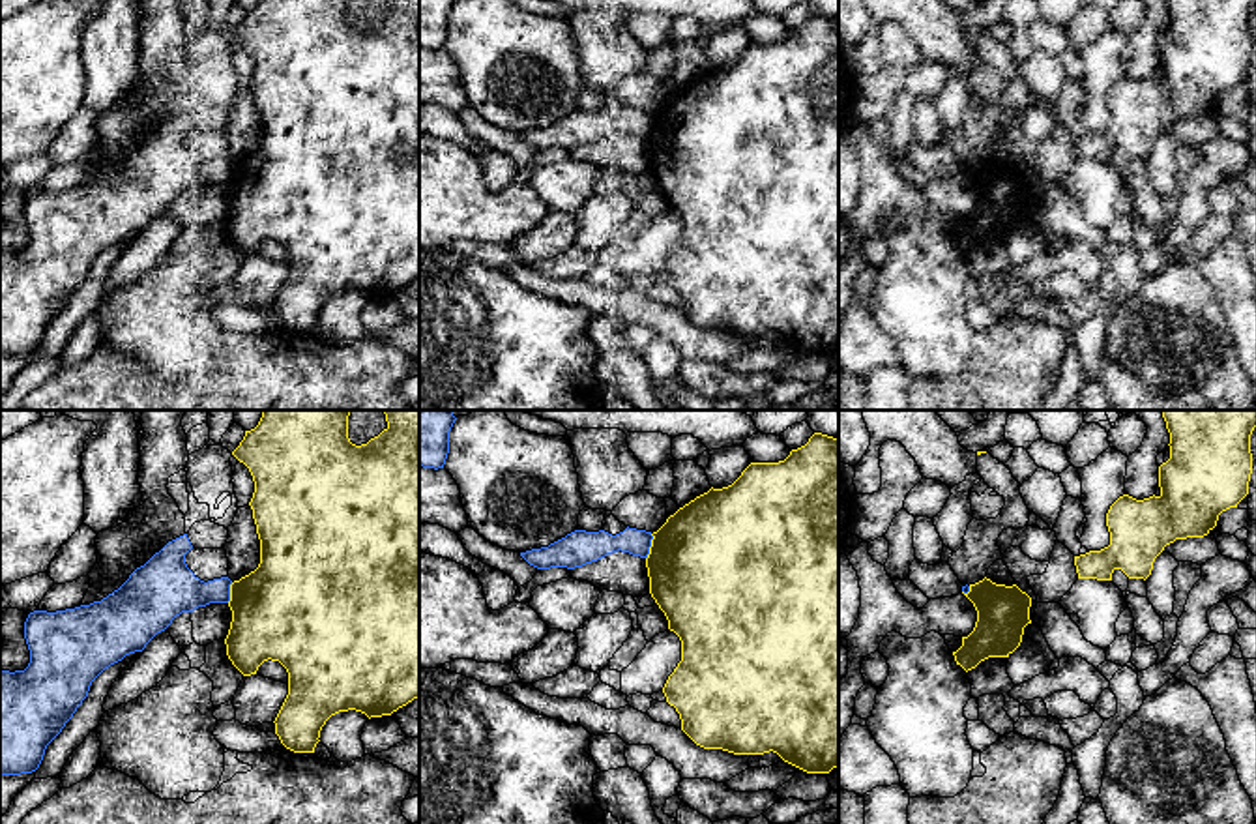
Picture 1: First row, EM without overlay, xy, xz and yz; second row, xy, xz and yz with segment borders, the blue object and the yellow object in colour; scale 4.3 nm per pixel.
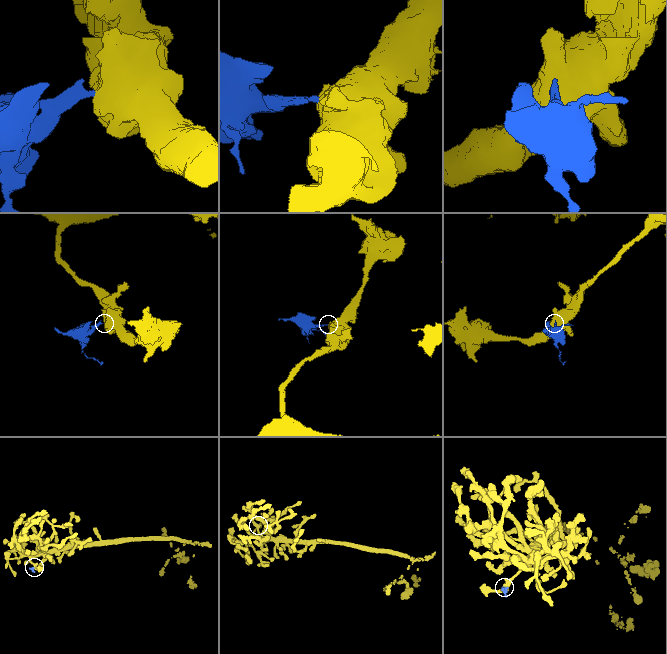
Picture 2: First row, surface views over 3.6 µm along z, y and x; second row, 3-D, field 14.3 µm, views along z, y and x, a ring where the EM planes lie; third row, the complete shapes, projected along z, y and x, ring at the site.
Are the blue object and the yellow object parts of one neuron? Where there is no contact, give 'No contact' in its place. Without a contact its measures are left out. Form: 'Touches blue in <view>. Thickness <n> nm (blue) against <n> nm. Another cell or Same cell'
Touches blue in xz. Thickness 130 nm (blue) against 480 nm. Another cell

